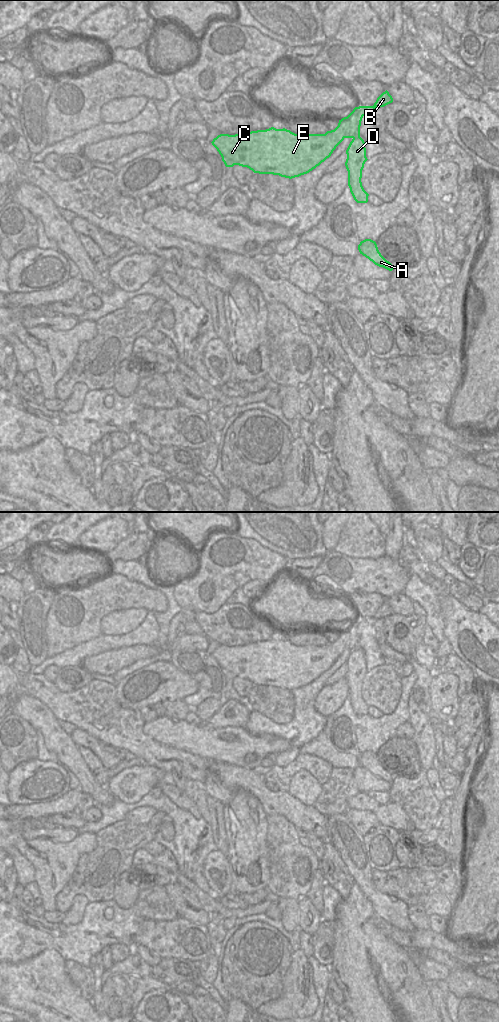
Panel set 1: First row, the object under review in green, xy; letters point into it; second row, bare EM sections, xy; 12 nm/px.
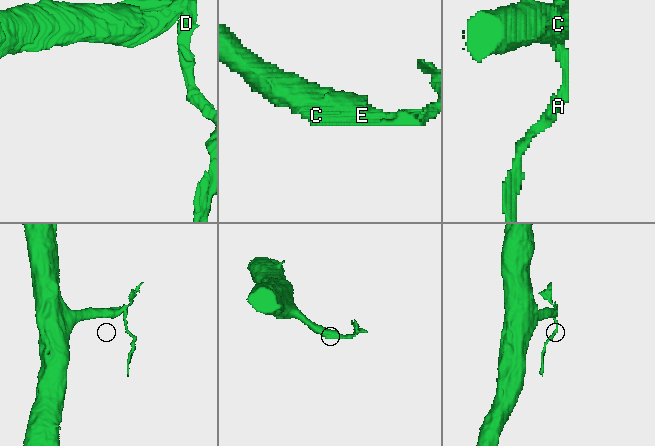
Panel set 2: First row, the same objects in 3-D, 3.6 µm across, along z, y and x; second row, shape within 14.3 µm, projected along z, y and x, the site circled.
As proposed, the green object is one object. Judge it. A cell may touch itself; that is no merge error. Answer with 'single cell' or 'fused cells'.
fused cells

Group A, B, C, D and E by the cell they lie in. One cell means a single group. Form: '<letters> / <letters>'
A B D / C E

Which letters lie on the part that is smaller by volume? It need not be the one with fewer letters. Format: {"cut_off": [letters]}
{"cut_off": ["A", "B", "D"]}

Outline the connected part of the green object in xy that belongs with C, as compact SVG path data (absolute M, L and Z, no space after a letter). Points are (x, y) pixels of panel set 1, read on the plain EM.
M344 629L339 632L334 642L325 646L295 646L285 640L271 639L246 646L220 646L211 655L221 667L226 679L239 677L249 680L254 685L273 686L292 691L309 685L329 670L345 650L350 650L346 645L349 637L350 633Z

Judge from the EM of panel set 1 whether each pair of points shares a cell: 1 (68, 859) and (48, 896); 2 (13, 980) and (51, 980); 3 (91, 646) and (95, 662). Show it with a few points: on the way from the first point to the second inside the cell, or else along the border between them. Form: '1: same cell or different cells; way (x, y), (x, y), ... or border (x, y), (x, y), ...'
1: same cell; way (67, 868), (56, 879), (55, 887)
2: same cell; way (22, 982), (42, 982)
3: different cells; border (116, 649), (87, 656), (80, 665)

